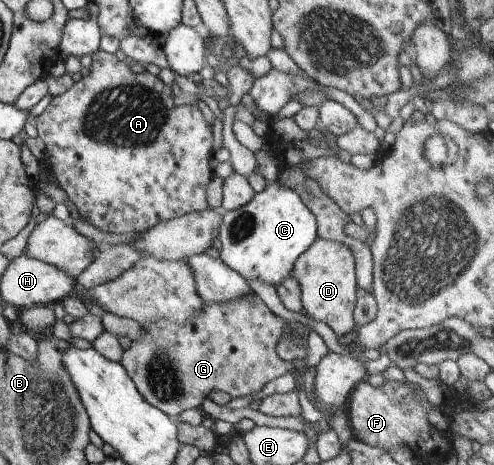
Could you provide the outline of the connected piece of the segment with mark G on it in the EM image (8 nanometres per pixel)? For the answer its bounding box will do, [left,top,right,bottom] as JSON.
[118,295,294,420]

